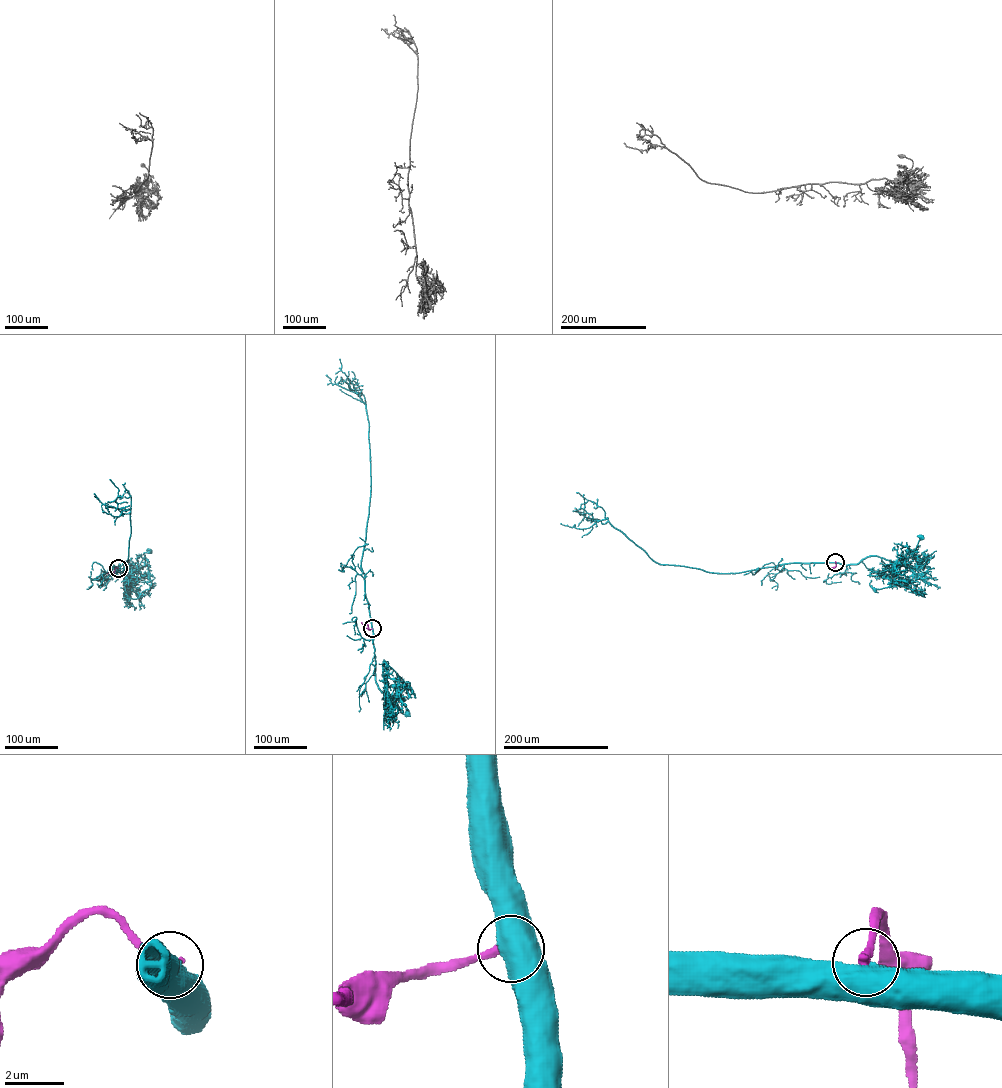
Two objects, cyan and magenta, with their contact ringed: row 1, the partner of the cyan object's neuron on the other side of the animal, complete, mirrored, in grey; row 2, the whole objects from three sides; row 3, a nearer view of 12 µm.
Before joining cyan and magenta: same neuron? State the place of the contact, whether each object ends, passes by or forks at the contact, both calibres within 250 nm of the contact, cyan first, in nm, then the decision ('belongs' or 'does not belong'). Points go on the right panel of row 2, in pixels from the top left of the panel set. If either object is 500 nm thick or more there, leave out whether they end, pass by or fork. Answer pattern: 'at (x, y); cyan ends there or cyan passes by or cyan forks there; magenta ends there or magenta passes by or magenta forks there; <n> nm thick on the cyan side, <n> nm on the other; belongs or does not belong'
at (835, 562); 750 nm thick on the cyan side, 340 nm on the other; does not belong

